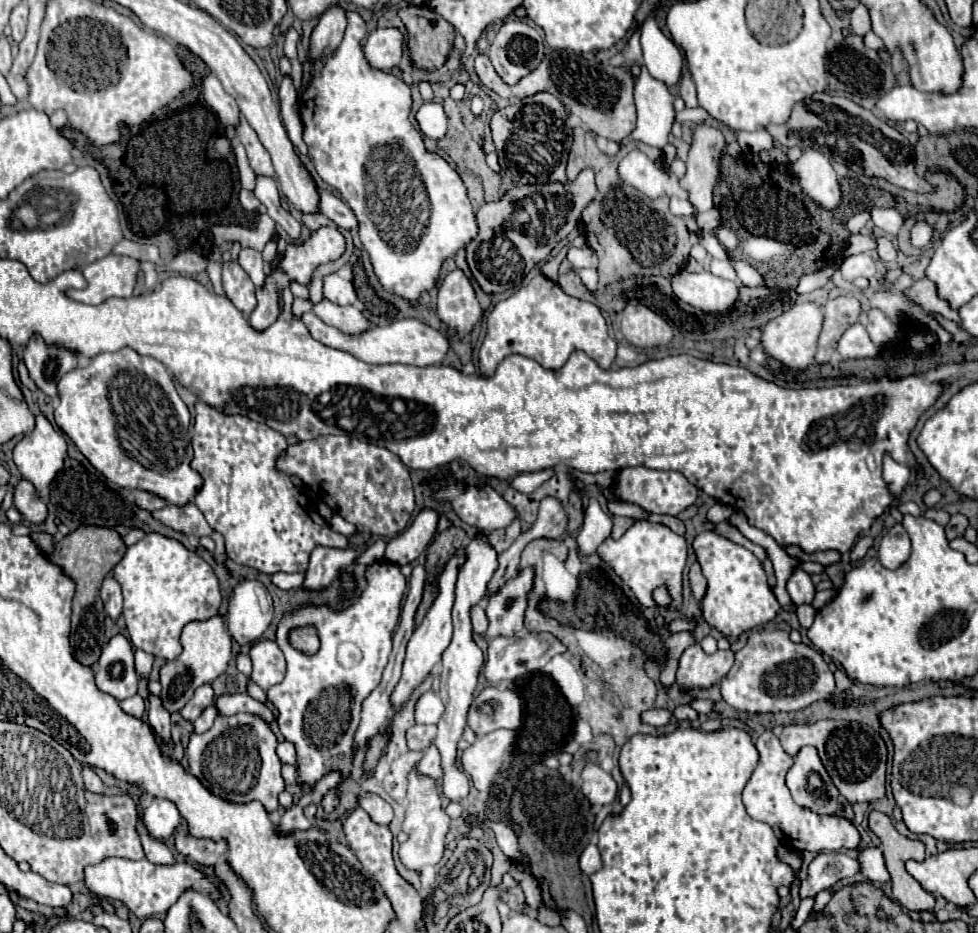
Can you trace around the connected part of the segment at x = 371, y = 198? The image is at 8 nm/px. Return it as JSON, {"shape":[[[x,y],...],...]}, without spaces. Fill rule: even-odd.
{"shape":[[[349,7],[345,9],[345,13],[347,13],[347,31],[345,31],[345,37],[343,37],[339,49],[335,51],[335,55],[331,55],[331,57],[325,61],[323,71],[321,71],[319,75],[315,75],[313,81],[311,81],[311,85],[301,93],[299,111],[301,111],[301,121],[303,121],[303,139],[305,139],[307,147],[309,147],[309,157],[311,157],[311,161],[313,161],[313,165],[315,165],[317,175],[319,175],[325,183],[329,183],[329,185],[333,185],[335,189],[339,189],[339,193],[343,195],[343,199],[347,201],[347,205],[353,209],[353,213],[355,213],[355,217],[357,217],[357,221],[359,221],[361,241],[363,241],[365,249],[367,249],[369,255],[371,255],[371,263],[373,263],[373,269],[375,269],[381,285],[383,285],[385,289],[389,289],[389,291],[393,291],[393,293],[397,293],[397,295],[401,295],[401,297],[417,303],[417,299],[435,285],[435,281],[437,281],[437,277],[439,277],[439,271],[441,271],[441,263],[443,263],[447,257],[455,255],[461,247],[465,247],[465,245],[477,235],[477,221],[475,221],[471,203],[469,203],[469,199],[467,199],[467,195],[465,195],[465,187],[463,187],[463,181],[461,181],[459,173],[457,173],[445,159],[441,159],[439,155],[427,153],[427,151],[425,151],[425,145],[423,145],[423,135],[421,135],[421,131],[417,131],[417,129],[409,123],[409,113],[411,113],[411,89],[409,89],[409,85],[407,85],[405,81],[401,81],[399,77],[389,75],[389,73],[385,73],[385,71],[375,69],[375,67],[369,65],[369,61],[365,59],[365,53],[363,53],[363,45],[361,45],[361,41],[363,41],[365,35],[367,35],[365,21],[363,21],[363,17],[361,17],[357,11],[353,11],[353,9],[349,9]]]}

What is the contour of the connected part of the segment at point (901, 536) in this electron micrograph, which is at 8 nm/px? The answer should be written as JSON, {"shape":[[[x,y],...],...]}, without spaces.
{"shape":[[[897,523],[893,525],[881,539],[881,547],[879,547],[879,561],[883,567],[887,569],[897,569],[901,567],[907,557],[911,553],[911,545],[909,545],[909,535],[907,531]]]}

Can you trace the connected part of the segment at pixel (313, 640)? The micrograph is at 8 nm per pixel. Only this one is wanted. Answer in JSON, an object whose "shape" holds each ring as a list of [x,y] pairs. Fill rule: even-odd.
{"shape":[[[305,627],[305,629],[295,629],[291,631],[291,643],[293,647],[297,647],[303,653],[315,653],[319,647],[319,639],[315,635],[313,627]]]}

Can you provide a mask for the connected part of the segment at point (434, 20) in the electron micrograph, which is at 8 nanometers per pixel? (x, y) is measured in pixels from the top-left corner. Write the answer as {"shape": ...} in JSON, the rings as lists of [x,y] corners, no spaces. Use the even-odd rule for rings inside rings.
{"shape":[[[403,7],[399,9],[409,35],[407,43],[415,63],[427,71],[439,67],[451,49],[453,27],[431,7]]]}

